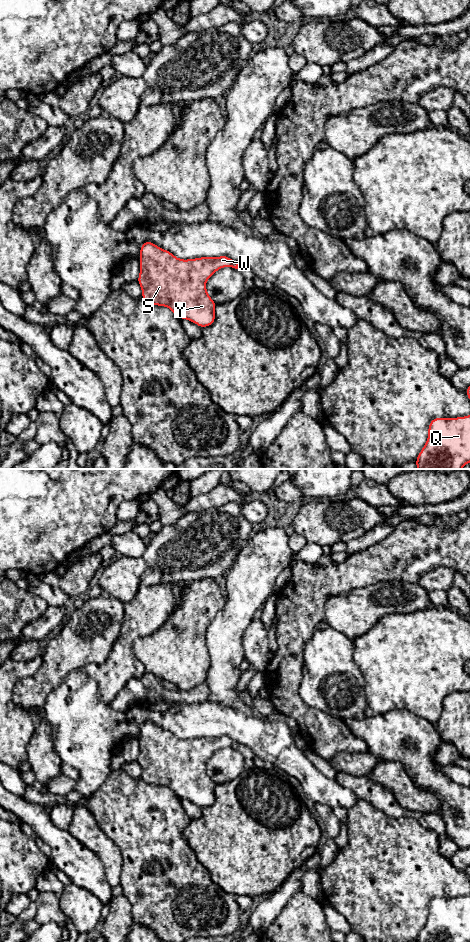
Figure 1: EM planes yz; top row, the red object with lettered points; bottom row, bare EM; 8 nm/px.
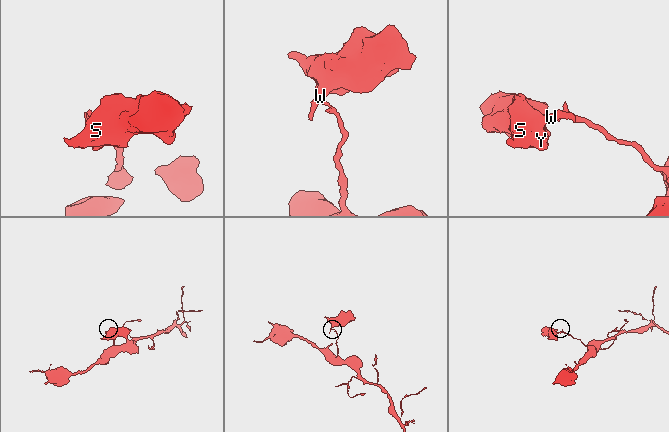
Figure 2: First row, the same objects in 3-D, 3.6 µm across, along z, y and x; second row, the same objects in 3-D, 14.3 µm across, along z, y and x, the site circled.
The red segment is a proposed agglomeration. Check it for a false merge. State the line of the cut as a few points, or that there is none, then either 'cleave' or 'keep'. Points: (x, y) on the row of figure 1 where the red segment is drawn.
cut yz (234, 262), (230, 266); cleave

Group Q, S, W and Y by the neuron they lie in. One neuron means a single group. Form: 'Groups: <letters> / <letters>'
Groups: Q / S W Y

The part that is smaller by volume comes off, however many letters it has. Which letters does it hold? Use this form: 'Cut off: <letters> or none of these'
Cut off: S, W, Y

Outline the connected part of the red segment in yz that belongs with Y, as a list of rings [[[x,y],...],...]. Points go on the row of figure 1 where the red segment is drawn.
[[[146,241],[140,246],[139,263],[140,274],[137,281],[142,289],[141,298],[145,302],[165,306],[179,319],[187,319],[200,328],[214,324],[217,304],[208,295],[206,282],[217,270],[231,267],[234,260],[225,255],[183,260],[174,256],[169,250]]]

